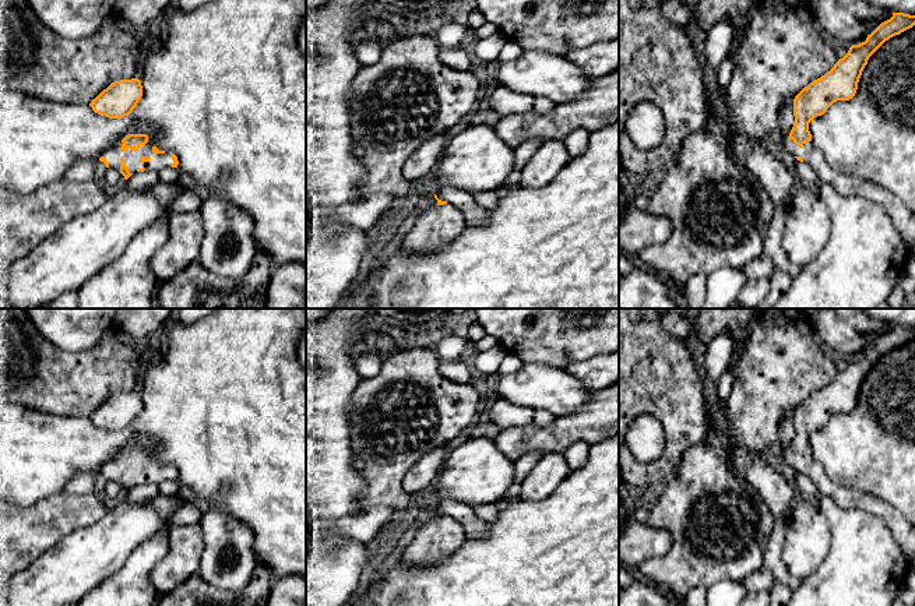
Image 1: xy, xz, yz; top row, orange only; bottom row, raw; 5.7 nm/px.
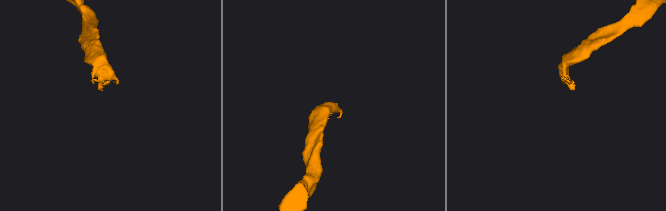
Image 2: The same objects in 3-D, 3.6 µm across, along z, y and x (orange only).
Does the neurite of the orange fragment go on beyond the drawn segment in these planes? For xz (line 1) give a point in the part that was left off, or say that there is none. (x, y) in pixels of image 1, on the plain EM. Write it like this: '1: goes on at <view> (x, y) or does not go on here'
1: goes on at xz (436, 539)

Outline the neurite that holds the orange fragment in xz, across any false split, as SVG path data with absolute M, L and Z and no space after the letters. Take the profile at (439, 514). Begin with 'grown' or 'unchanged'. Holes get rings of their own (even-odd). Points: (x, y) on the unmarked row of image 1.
grown | M434 505L434 511L437 512L437 517L430 518L420 528L418 528L415 531L413 539L407 546L402 554L402 563L405 566L432 568L434 564L443 563L453 552L455 552L465 542L467 536L465 536L464 525L453 517L439 512L436 505Z

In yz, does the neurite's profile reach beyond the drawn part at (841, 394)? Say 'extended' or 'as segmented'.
extended

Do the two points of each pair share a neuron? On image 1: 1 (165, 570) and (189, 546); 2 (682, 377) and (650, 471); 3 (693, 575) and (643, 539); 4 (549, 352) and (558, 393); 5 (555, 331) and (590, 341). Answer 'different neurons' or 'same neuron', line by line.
1: same neuron
2: same neuron
3: different neurons
4: different neurons
5: same neuron

